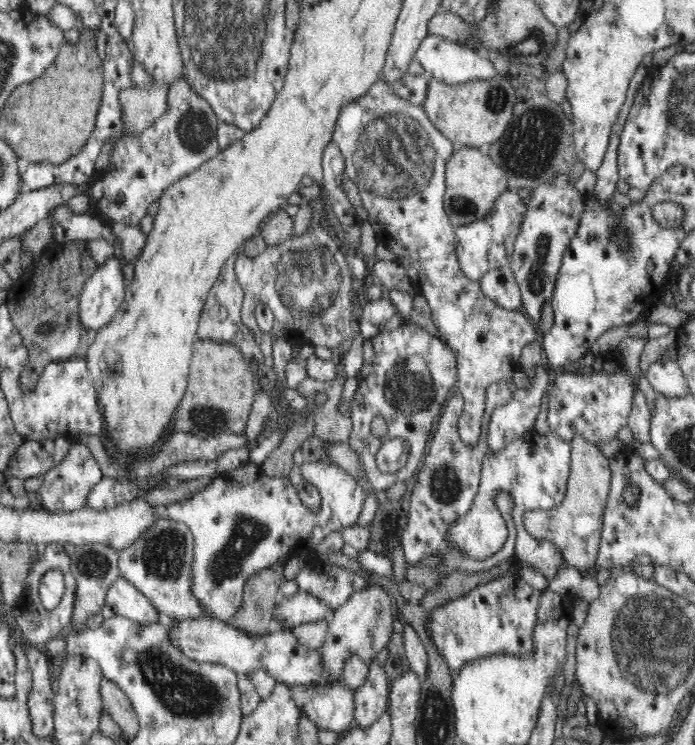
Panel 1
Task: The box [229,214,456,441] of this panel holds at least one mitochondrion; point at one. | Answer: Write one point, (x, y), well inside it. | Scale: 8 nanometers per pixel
(309, 276)

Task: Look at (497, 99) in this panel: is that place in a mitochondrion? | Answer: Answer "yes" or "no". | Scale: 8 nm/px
yes

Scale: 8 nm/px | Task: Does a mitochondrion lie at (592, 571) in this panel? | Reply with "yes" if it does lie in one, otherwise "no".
no

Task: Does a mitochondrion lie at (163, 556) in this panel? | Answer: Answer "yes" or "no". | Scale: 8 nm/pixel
yes

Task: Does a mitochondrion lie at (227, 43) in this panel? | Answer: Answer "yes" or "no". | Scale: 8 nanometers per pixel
yes

